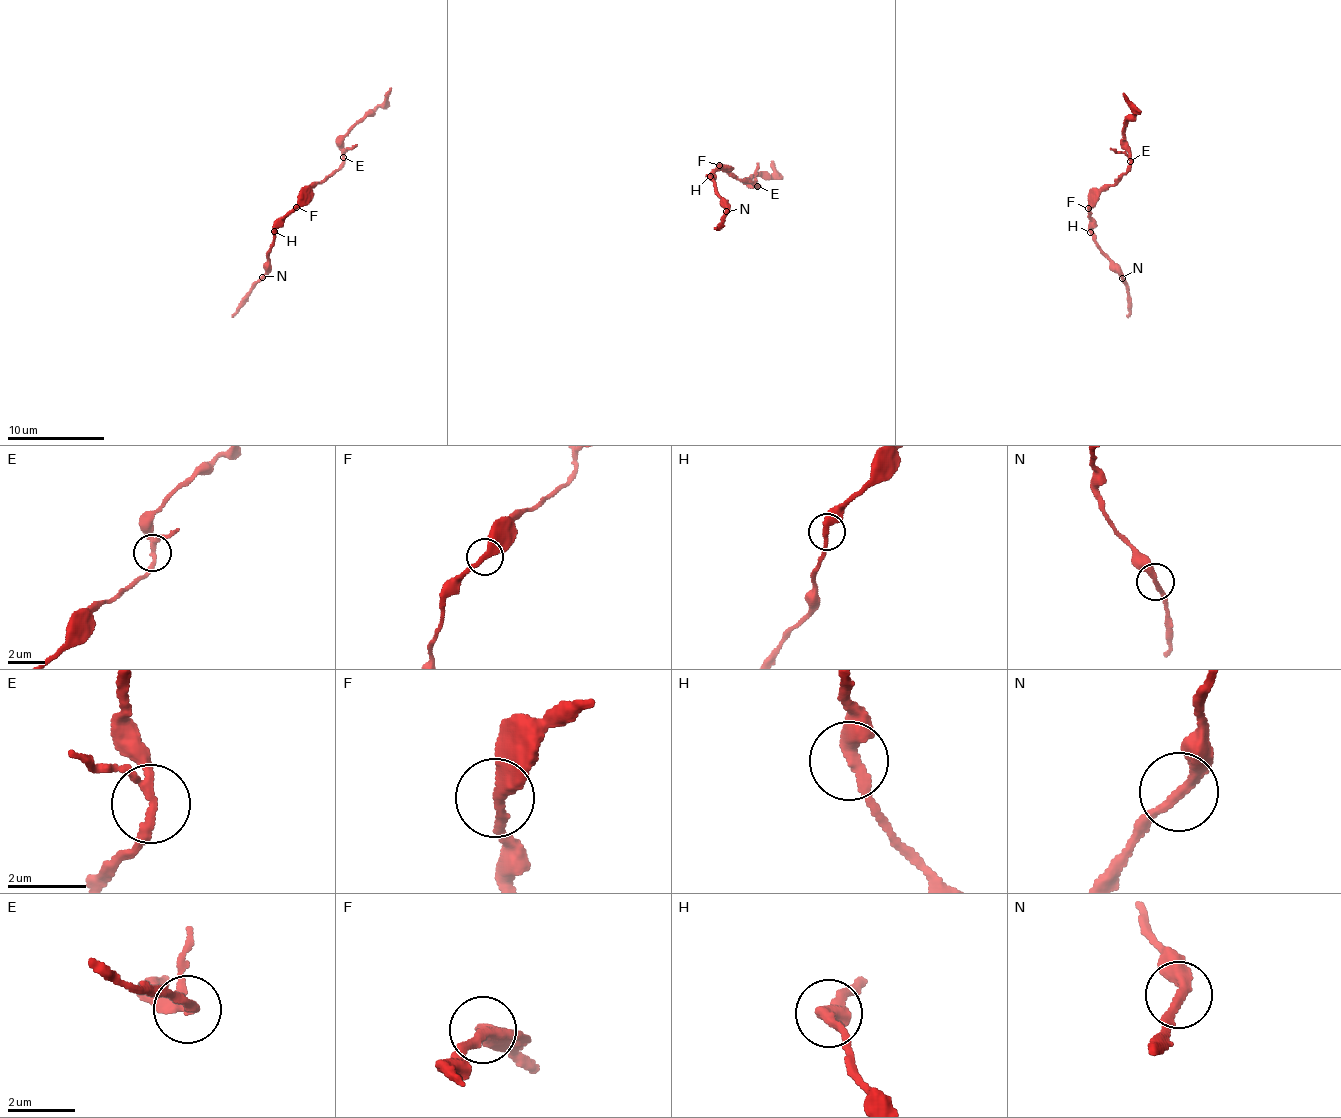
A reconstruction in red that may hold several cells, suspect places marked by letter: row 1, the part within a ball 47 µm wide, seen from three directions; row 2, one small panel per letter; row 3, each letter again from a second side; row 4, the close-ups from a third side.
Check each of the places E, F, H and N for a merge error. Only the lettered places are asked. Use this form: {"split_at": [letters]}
{"split_at": []}

